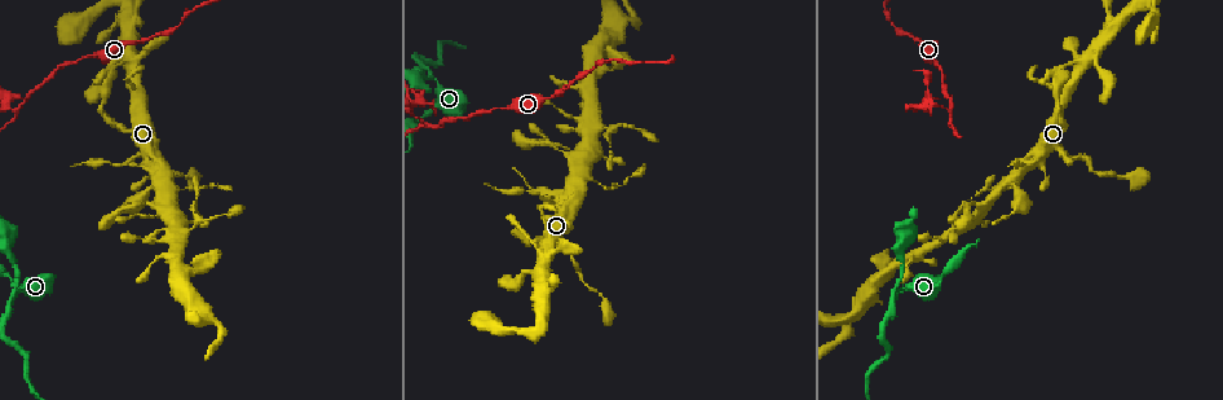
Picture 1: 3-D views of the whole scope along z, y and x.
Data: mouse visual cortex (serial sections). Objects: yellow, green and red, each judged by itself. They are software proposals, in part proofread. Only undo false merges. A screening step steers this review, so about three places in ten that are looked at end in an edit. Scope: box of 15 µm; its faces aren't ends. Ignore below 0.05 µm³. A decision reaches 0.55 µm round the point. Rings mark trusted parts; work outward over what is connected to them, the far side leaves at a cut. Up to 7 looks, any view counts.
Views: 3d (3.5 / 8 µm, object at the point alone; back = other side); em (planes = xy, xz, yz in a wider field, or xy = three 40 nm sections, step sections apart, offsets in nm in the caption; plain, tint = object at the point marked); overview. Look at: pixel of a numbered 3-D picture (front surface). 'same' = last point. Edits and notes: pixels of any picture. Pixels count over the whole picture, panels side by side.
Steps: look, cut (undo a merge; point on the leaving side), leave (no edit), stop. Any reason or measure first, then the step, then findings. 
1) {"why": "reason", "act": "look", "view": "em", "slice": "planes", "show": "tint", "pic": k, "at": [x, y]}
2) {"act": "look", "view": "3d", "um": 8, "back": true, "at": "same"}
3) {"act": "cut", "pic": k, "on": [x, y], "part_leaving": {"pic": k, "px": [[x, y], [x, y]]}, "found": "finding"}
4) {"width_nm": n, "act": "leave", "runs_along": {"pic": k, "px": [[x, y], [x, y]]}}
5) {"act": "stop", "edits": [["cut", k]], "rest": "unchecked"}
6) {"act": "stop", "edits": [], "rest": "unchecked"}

{"why": "three arms meet", "act": "look", "view": "3d", "um": 3.5, "pic": 1, "at": [11, 299]}

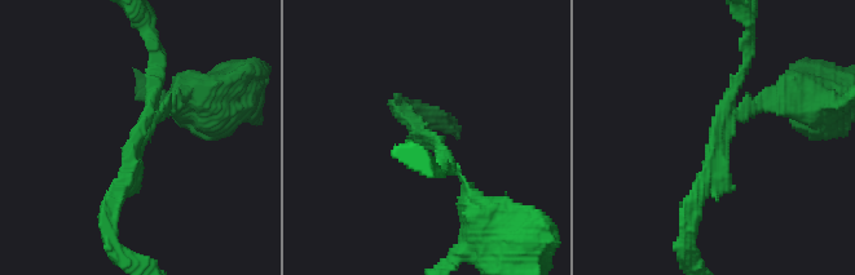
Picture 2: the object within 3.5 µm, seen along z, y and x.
{"arms": 3, "arm_widths_nm": [150, 200, 200], "act": "look", "view": "em", "slice": "xy", "step": 5, "show": "tint", "pic": 2, "at": [718, 131]}

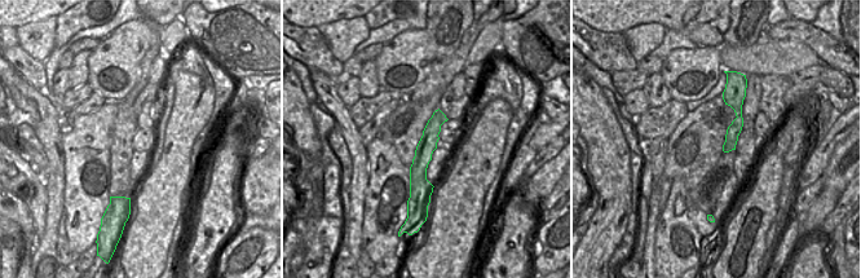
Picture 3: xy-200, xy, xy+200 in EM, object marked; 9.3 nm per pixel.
{"act": "cut", "pic": 2, "on": [153, 62], "part_leaving": {"pic": 2, "px": [[158, 103], [158, 56], [146, 27]]}, "found": "two cells meet here"}

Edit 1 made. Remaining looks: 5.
{"why": "see it whole again", "act": "look", "view": "overview"}

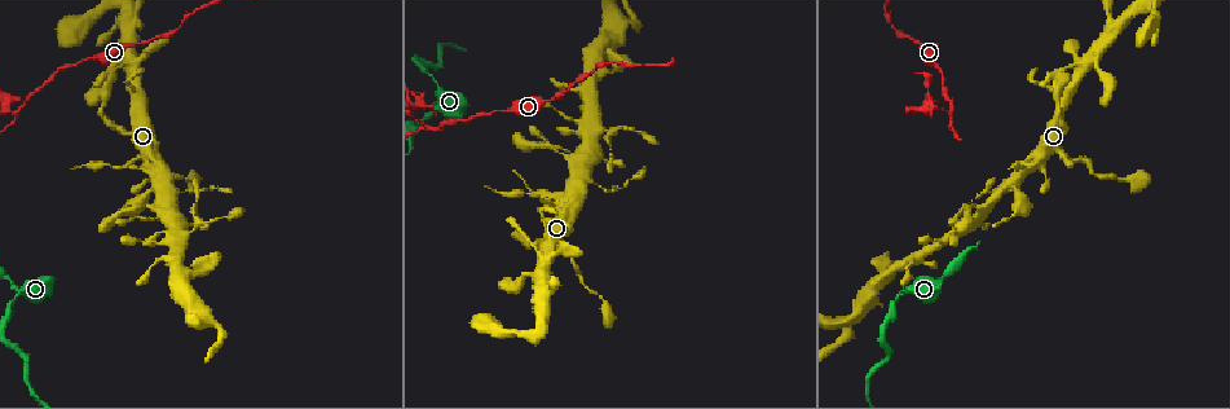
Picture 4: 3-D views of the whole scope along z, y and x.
{"act": "look", "view": "3d", "um": 8, "back": true, "pic": 4, "at": [430, 127]}

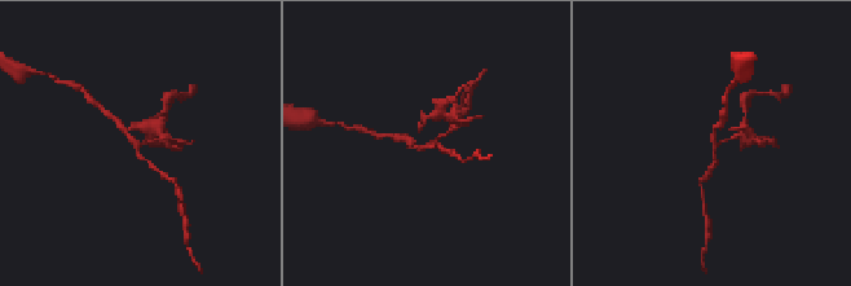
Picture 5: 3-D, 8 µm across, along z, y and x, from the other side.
{"act": "look", "view": "3d", "um": 3.5, "pic": 5, "at": [135, 144]}

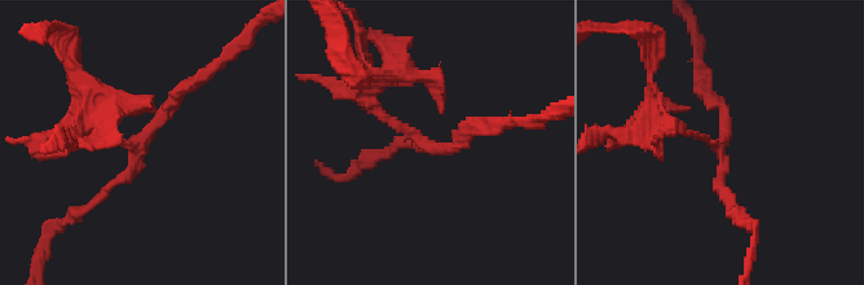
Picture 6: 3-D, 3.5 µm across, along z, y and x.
{"arms": 3, "arm_widths_nm": [100, 150, 200], "why": "need the tissue", "act": "look", "view": "em", "slice": "xy", "step": 3, "show": "tint", "pic": 6, "at": [425, 139]}

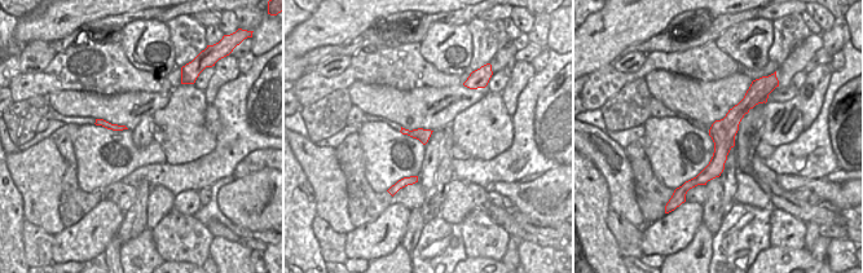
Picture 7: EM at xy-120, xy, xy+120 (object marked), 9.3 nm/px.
{"act": "cut", "pic": 6, "on": [371, 100], "part_leaving": {"pic": 6, "px": [[404, 131], [367, 101], [377, 75], [360, 75]]}, "found": "a second cell is stuck on"}

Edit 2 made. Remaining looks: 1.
{"act": "stop", "edits": [["cut", 2], ["cut", 6]], "rest": "unchecked"}

